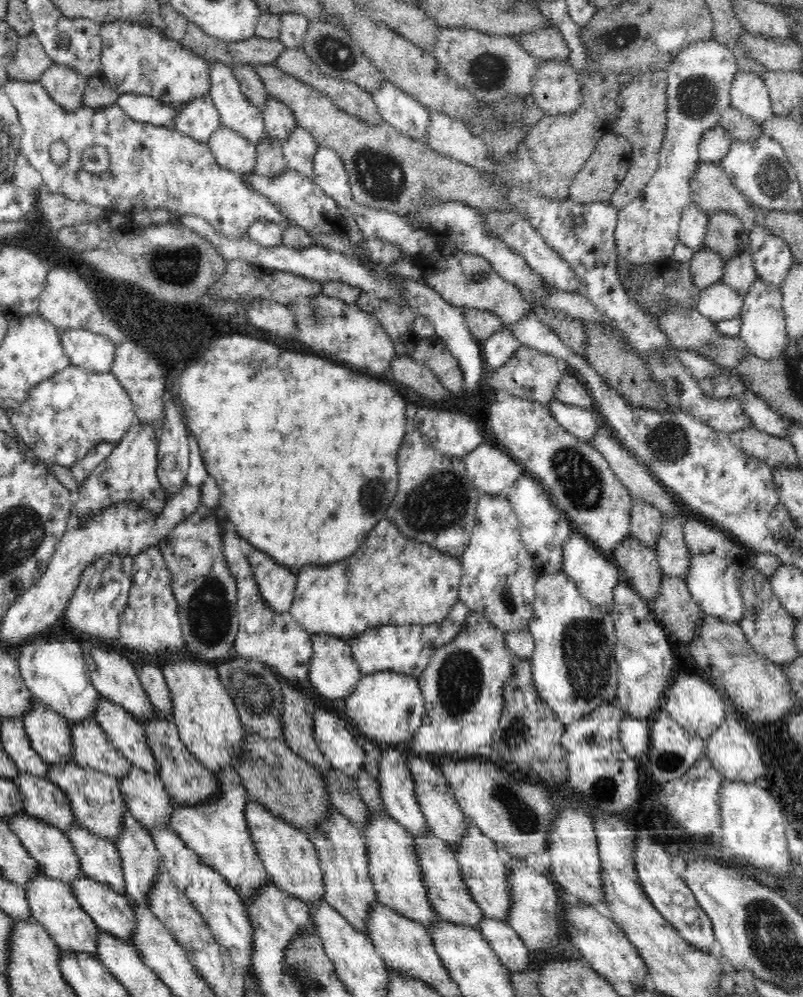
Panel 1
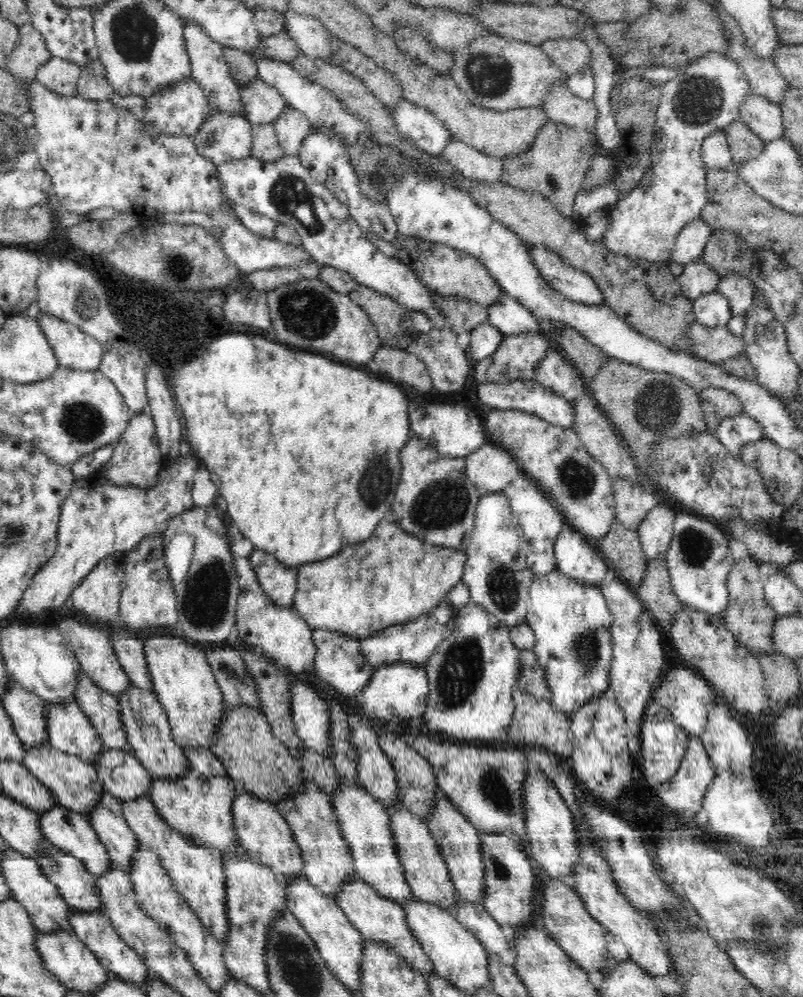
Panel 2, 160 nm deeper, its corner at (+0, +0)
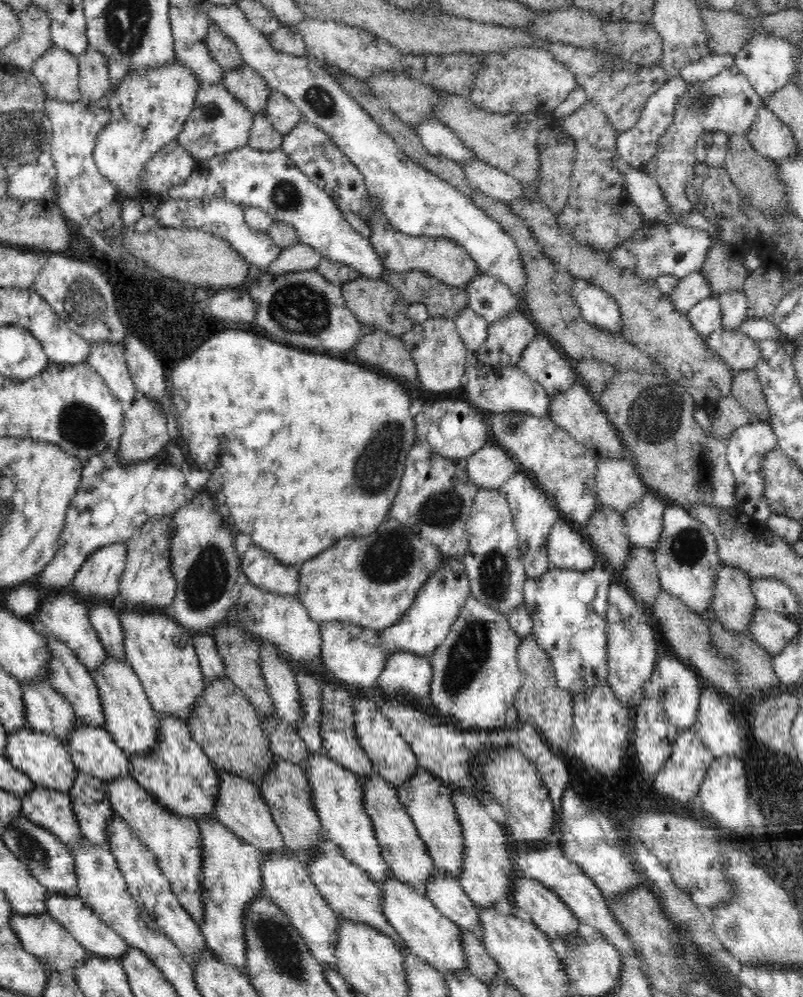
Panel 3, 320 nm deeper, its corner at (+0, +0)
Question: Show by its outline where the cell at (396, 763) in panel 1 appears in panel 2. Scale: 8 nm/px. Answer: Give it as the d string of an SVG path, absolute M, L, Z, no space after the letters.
M347 712L347 717L351 732L351 743L356 751L356 759L358 759L358 783L362 784L367 792L370 792L385 809L392 808L394 804L402 804L398 799L398 781L396 781L394 765L390 763L390 760L380 748L375 728L366 718L358 716L358 714Z

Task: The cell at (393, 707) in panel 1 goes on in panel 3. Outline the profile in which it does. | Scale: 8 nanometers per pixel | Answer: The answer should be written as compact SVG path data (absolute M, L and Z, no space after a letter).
M406 651L393 652L378 680L382 696L396 701L413 701L430 709L432 663L430 656Z

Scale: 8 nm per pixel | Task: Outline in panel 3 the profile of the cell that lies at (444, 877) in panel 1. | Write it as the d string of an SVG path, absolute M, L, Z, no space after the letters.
M379 775L372 776L367 781L366 779L360 780L365 782L364 811L372 821L376 841L380 845L380 851L382 851L387 866L394 873L396 879L418 889L425 888L425 882L433 877L436 866L433 863L433 858L428 855L426 844L420 839L417 828L408 815L408 810L404 809L400 803L396 788L380 778Z

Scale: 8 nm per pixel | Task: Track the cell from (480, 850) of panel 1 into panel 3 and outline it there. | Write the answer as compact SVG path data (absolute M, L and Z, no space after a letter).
M420 767L414 772L414 776L412 776L408 782L404 782L402 786L398 786L396 790L400 798L400 803L404 806L404 809L408 810L408 815L413 820L420 839L426 844L428 855L433 858L433 863L436 868L441 871L448 871L452 877L456 877L456 879L459 880L457 876L461 871L465 850L464 837L462 837L462 827L458 820L458 813L456 813L456 809L454 809L454 805L452 805L451 789L438 780L436 776L433 776L430 772Z

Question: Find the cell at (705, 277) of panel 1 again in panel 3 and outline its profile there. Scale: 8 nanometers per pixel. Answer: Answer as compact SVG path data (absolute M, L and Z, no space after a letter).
M698 271L684 276L678 282L672 292L671 300L676 311L687 314L695 304L710 297L712 297L712 289L706 277Z

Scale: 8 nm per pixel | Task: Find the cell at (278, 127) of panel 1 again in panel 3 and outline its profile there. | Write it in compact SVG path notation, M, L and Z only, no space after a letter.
M246 63L223 72L223 86L244 103L252 112L252 116L260 111L265 112L269 92L272 91L267 83L252 67Z

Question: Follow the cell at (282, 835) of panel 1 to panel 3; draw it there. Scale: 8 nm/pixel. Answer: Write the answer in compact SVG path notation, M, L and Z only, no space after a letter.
M218 771L220 778L220 794L216 800L215 818L226 826L233 834L236 834L246 844L254 846L261 853L286 848L280 829L264 802L258 784L226 771Z

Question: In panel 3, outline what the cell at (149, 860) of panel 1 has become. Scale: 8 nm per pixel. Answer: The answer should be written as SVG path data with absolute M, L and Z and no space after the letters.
M78 771L69 796L86 842L109 849L106 826L114 810L108 799L107 784L100 778Z

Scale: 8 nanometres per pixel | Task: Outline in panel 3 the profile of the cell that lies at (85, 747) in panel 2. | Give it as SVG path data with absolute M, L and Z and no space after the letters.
M46 679L21 683L26 726L58 737L62 742L77 725L78 718L68 699Z

